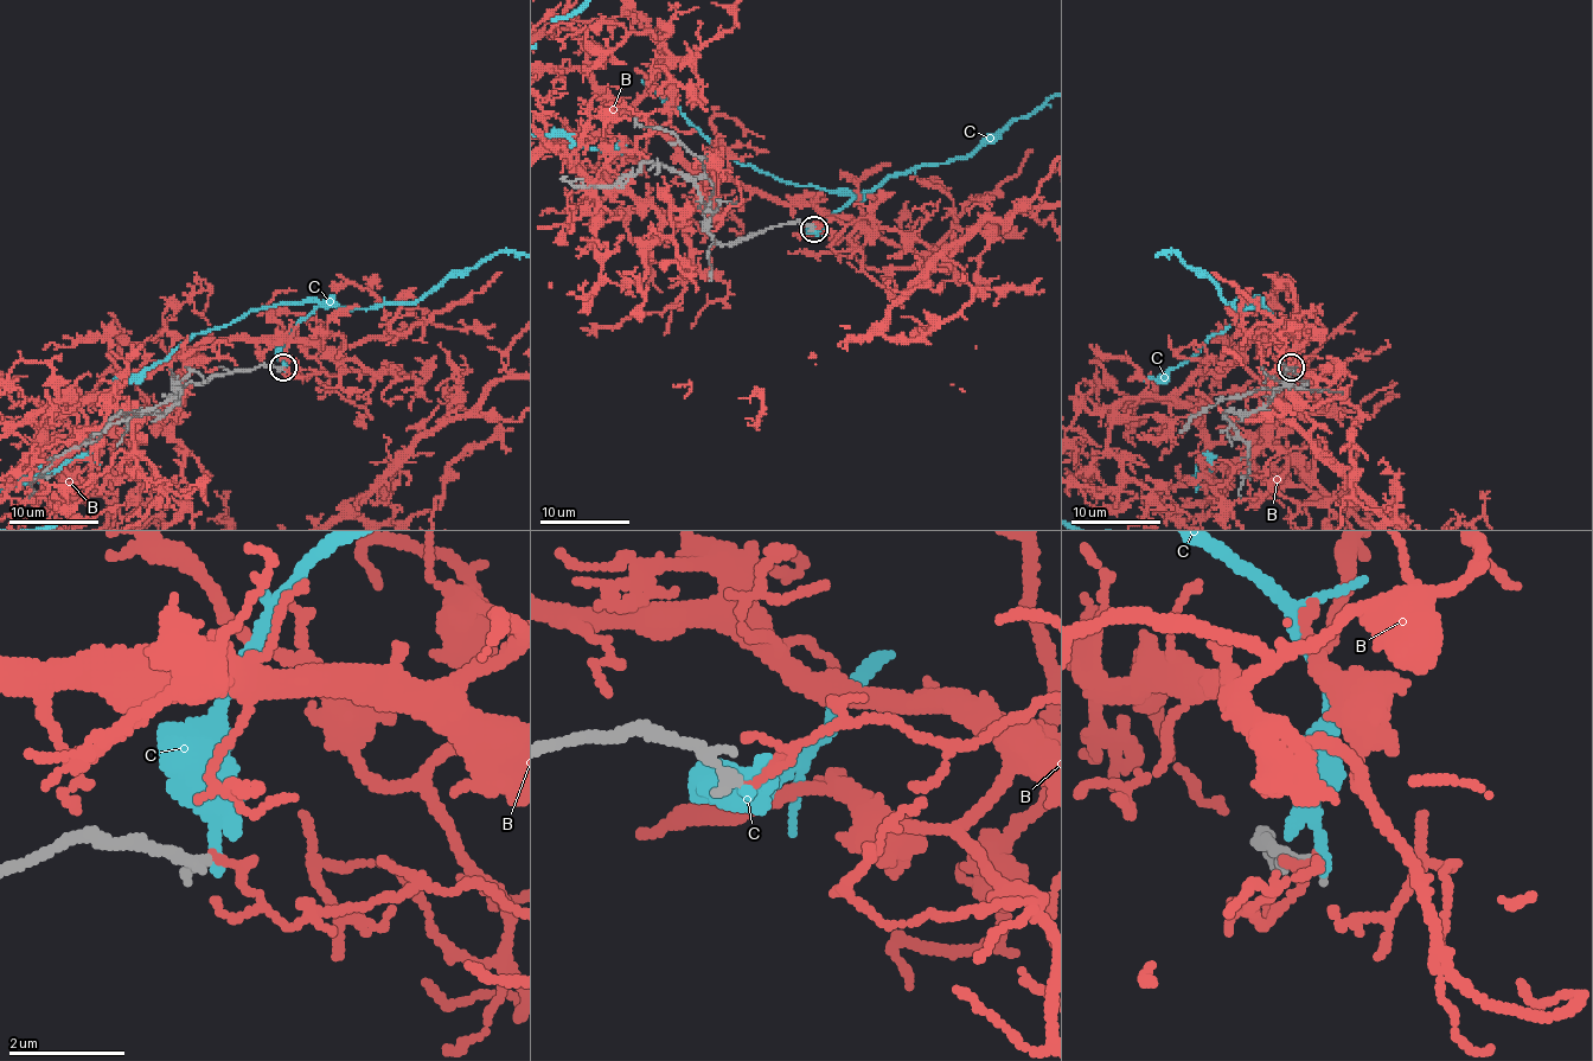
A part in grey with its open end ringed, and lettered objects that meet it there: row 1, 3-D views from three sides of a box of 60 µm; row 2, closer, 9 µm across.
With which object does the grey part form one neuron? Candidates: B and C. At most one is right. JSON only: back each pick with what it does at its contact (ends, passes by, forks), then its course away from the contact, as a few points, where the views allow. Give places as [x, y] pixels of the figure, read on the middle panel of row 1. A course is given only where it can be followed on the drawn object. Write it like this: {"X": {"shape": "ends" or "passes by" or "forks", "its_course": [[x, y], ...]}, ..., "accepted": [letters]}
{"accepted": []}

